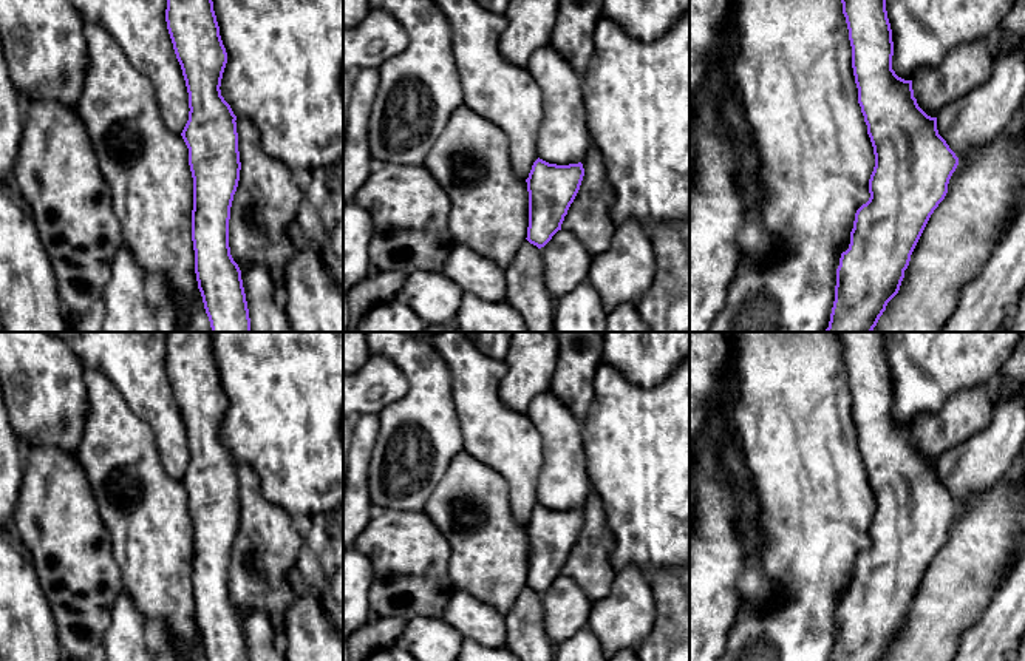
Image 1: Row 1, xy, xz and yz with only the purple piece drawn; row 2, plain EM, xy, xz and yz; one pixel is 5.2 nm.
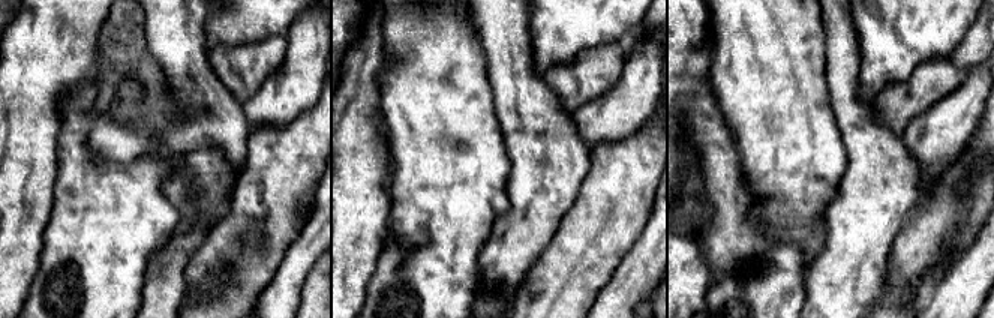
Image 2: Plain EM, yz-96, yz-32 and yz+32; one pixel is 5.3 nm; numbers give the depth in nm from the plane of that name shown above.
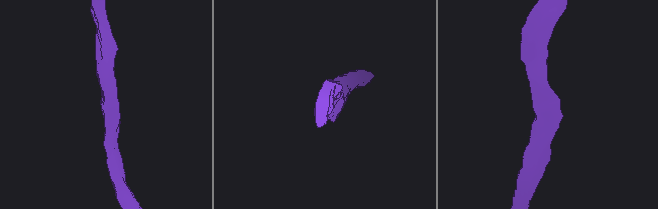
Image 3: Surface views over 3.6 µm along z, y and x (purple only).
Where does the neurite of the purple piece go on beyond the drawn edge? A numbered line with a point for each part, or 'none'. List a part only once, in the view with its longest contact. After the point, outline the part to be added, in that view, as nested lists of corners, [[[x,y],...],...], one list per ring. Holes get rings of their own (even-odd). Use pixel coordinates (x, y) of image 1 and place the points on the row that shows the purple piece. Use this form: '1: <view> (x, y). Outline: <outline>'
1: yz (795, 77). Outline: [[[737,0],[737,23],[741,29],[741,53],[734,60],[734,79],[761,161],[758,173],[759,213],[762,224],[779,235],[784,244],[778,252],[759,263],[737,263],[737,269],[728,286],[725,307],[717,314],[708,332],[826,332],[835,301],[841,247],[853,229],[856,210],[870,198],[869,179],[875,167],[873,147],[858,103],[858,88],[852,68],[852,46],[843,3],[841,0]]]

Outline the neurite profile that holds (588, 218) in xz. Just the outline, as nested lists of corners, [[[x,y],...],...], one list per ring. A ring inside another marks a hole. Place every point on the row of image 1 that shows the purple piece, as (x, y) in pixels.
[[[597,145],[589,147],[581,164],[584,176],[561,230],[574,233],[594,256],[604,252],[615,235],[611,219],[614,188],[606,179],[604,162]]]

